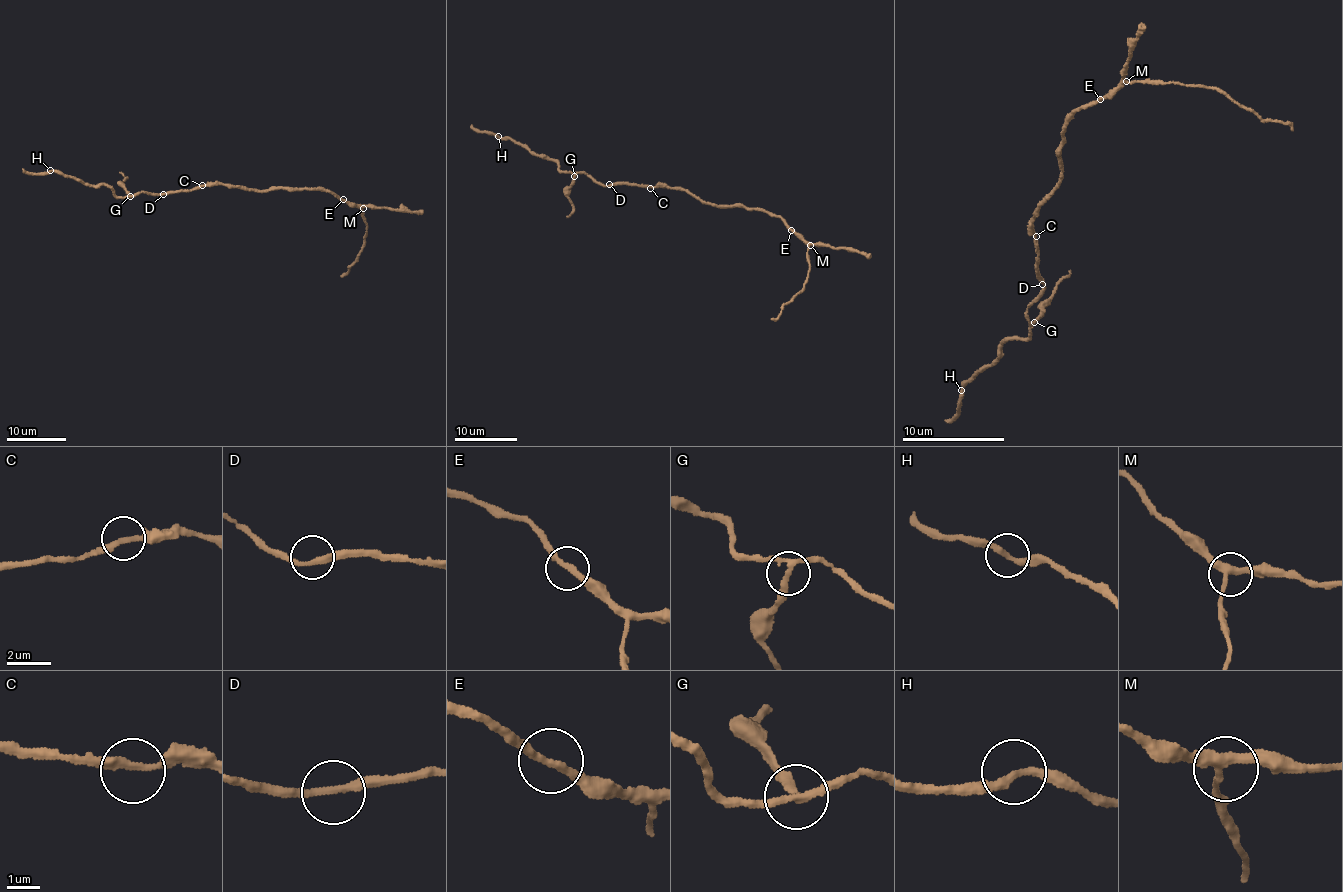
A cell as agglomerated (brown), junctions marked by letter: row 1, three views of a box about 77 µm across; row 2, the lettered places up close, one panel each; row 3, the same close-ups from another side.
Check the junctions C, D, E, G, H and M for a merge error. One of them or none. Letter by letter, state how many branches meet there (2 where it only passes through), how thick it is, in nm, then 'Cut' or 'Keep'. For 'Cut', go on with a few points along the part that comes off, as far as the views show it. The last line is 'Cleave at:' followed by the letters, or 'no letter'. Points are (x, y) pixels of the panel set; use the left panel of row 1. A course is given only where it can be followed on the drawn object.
C: Branches: 2. Thickness 240 nm. Keep
D: Branches: 2. Thickness 240 nm. Keep
E: Branches: 2. Thickness 240 nm. Keep
G: Branches: 3. Thickness 200 nm. Cut. Course of the part to remove: (129, 195), (122, 182), (125, 177), (120, 172)
H: Branches: 2. Thickness 240 nm. Keep
M: Branches: 3. Thickness 320 nm. Keep
Cleave at: G

